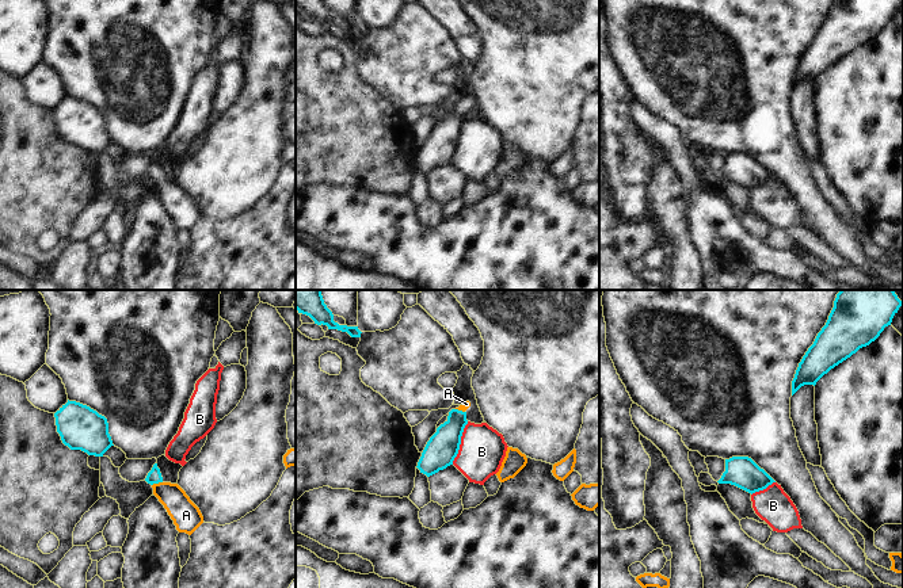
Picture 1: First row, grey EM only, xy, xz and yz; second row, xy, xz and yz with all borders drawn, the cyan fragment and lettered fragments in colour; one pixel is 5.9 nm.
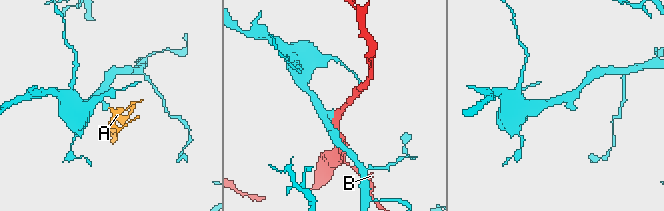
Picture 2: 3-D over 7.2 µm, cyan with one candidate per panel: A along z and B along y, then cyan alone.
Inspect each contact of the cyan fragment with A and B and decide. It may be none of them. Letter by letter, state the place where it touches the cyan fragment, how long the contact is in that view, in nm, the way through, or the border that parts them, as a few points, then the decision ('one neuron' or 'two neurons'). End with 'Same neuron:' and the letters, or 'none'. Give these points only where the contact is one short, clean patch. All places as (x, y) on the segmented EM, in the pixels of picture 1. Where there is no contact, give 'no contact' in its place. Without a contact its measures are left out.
A: contact xy (156, 482); length 70 nm; way xy (153, 476), (156, 482), (185, 514); one neuron
B: contact xz (460, 443); length 280 nm; border xz (468, 422), (461, 436), (458, 453), (452, 464); two neurons
Same neuron: A

